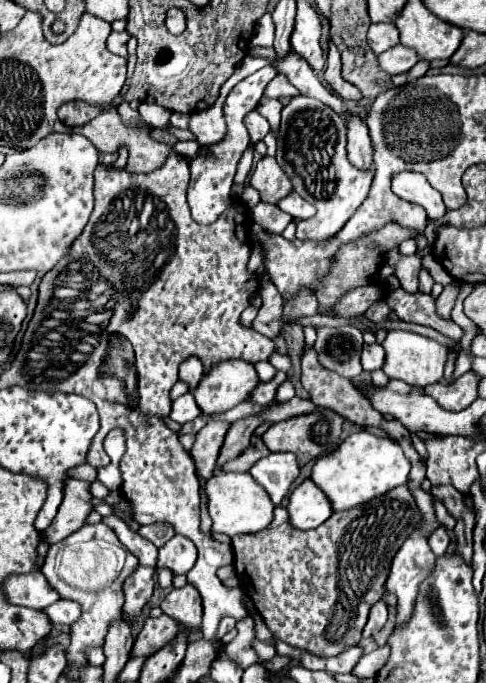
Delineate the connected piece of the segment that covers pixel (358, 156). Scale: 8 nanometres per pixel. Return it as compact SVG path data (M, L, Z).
M344 111L344 119L348 123L348 157L360 169L370 169L372 165L372 141L368 135L366 123L352 111Z

